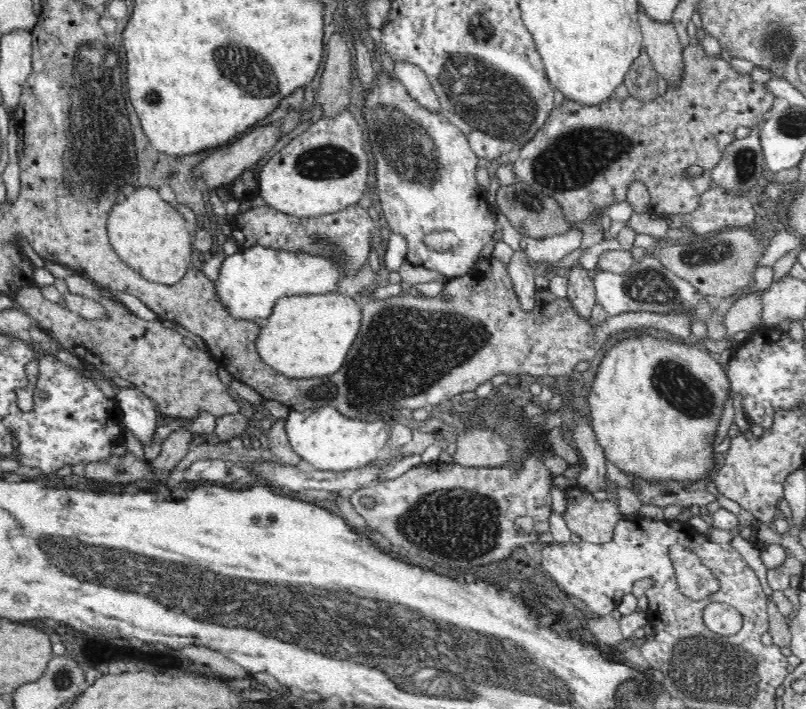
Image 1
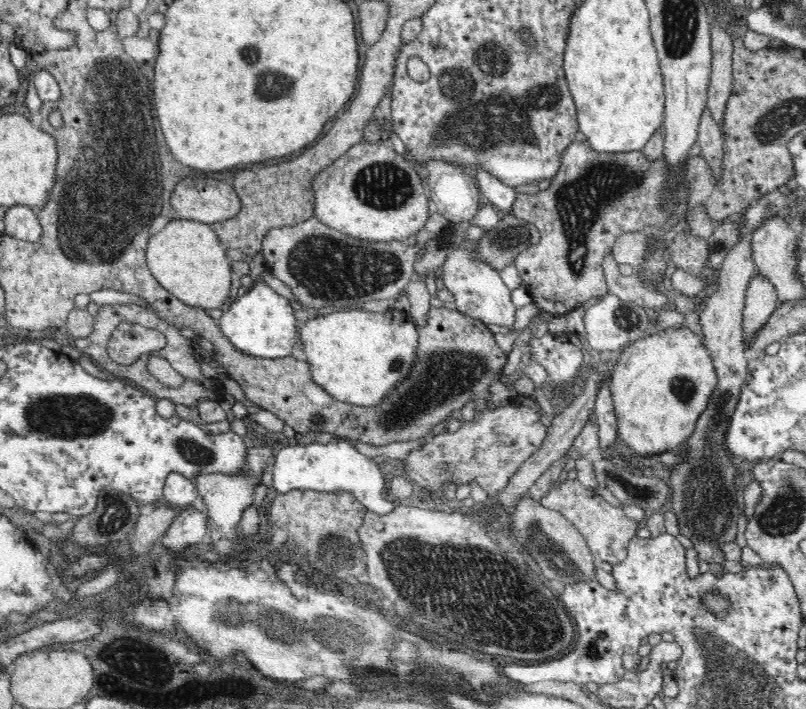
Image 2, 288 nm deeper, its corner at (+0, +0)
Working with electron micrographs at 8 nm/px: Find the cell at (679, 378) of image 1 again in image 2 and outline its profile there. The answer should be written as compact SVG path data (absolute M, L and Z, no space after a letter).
M688 328L662 332L660 336L650 334L642 340L636 340L620 352L618 362L612 370L610 392L618 416L620 440L634 448L634 452L642 458L664 454L666 450L680 450L686 444L686 440L694 434L696 422L706 412L708 400L712 398L718 382L720 380L708 346L698 334L690 332Z

